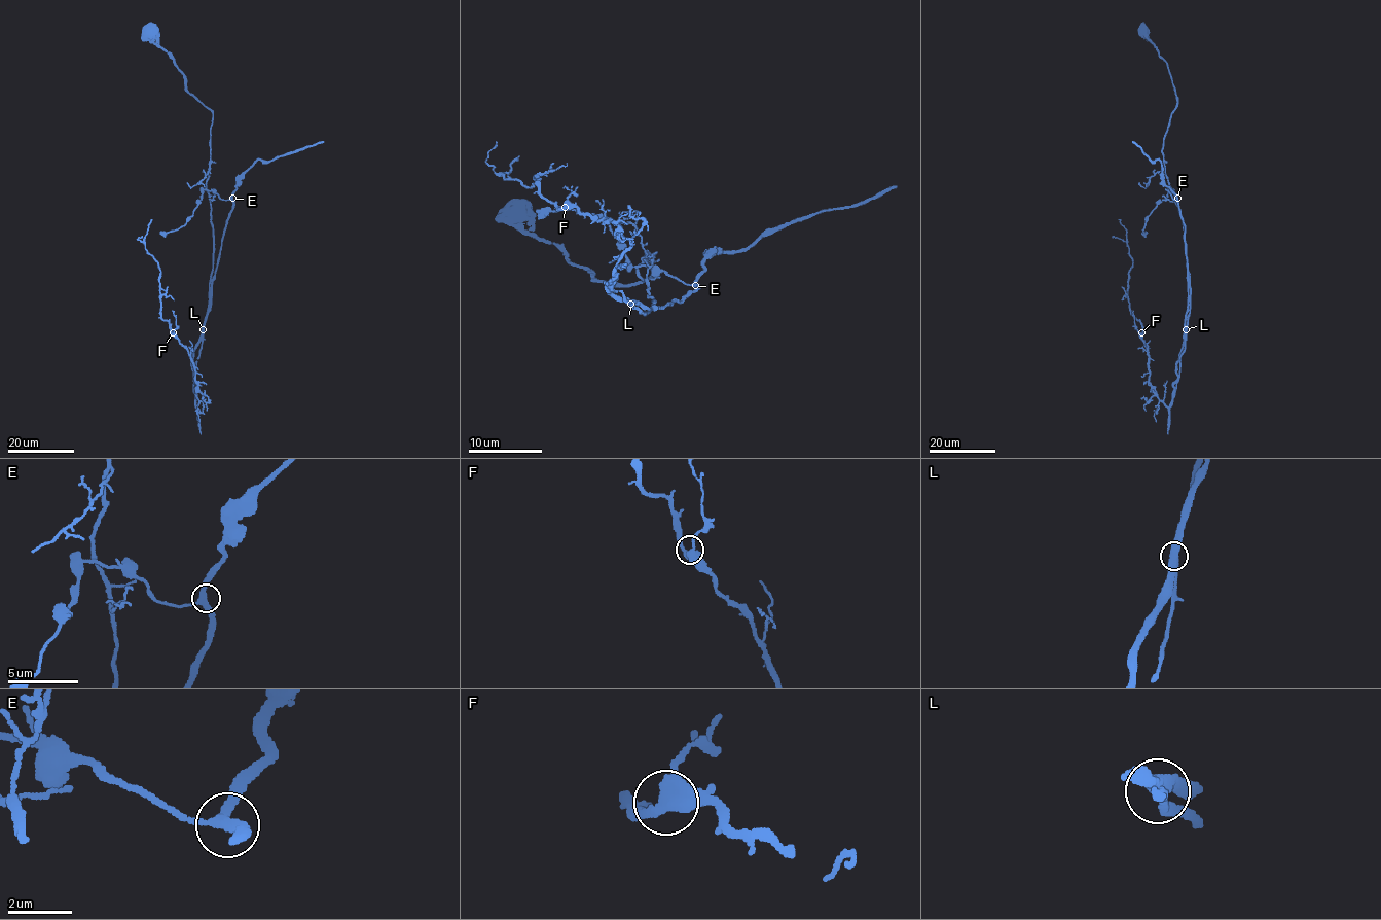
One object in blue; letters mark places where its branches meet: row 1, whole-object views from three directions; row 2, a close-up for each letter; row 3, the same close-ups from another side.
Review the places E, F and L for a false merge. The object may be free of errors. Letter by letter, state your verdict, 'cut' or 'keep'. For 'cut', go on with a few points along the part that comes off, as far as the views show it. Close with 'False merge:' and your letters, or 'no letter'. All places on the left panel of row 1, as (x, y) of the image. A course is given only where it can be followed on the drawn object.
E: keep
F: keep
L: keep
False merge: no letter

